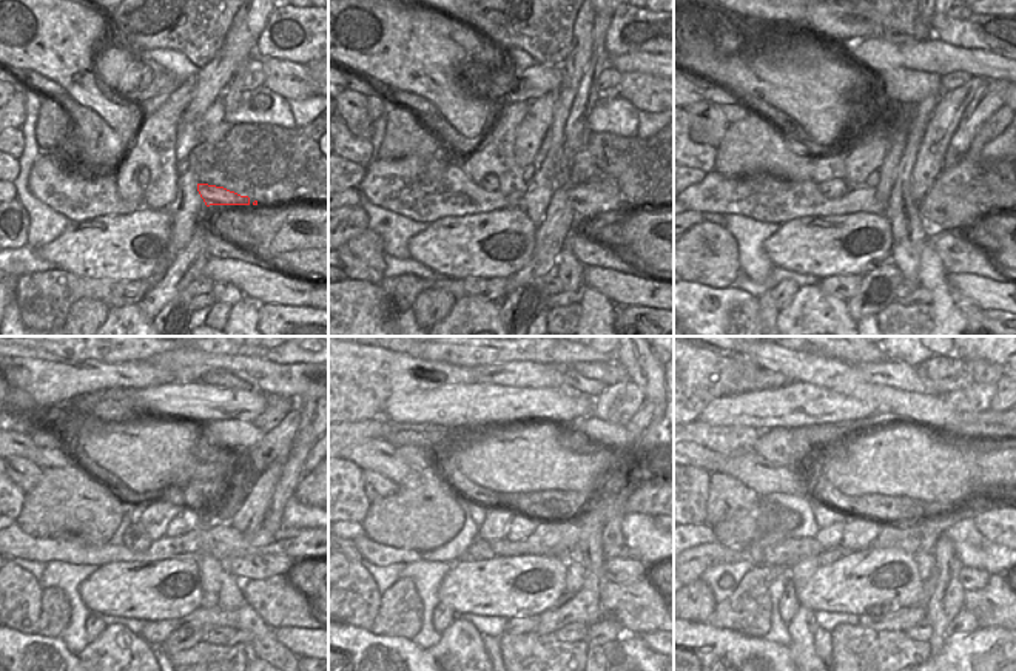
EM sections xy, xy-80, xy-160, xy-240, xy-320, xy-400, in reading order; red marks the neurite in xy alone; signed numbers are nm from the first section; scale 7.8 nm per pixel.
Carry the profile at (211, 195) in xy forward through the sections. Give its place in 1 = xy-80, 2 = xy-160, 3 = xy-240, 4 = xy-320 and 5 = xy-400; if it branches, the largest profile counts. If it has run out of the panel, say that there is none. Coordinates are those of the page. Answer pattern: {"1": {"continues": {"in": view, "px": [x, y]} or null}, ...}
{"1": {"continues": {"in": "xy-80", "px": [589, 199]}}, "2": {"continues": {"in": "xy-160", "px": [941, 209]}}, "3": {"continues": {"in": "xy-240", "px": [250, 566]}}, "4": {"continues": {"in": "xy-320", "px": [619, 569]}}, "5": {"continues": {"in": "xy-400", "px": [972, 579]}}}

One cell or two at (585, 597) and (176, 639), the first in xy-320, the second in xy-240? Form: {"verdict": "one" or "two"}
{"verdict": "one"}

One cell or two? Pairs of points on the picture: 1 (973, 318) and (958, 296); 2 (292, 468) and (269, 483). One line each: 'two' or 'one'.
1: one
2: two

